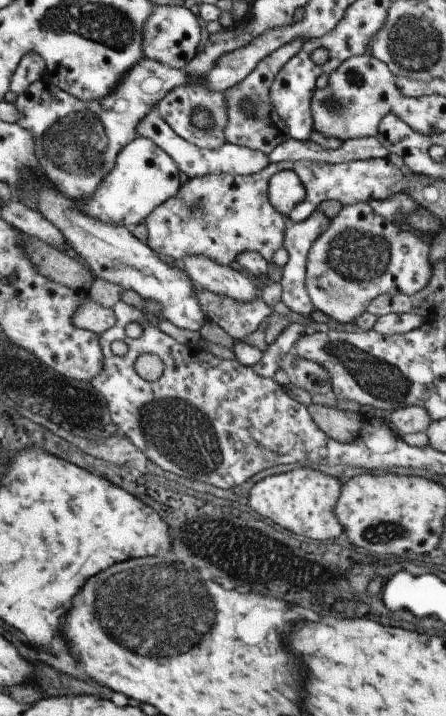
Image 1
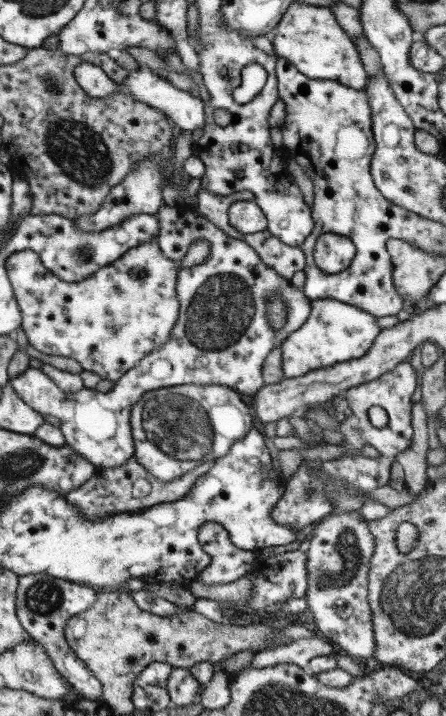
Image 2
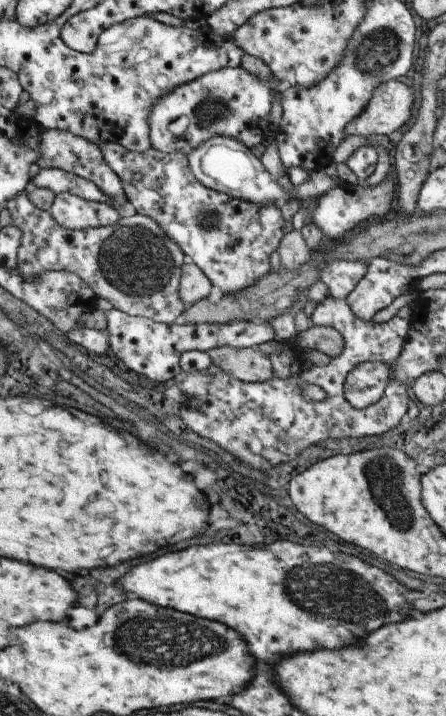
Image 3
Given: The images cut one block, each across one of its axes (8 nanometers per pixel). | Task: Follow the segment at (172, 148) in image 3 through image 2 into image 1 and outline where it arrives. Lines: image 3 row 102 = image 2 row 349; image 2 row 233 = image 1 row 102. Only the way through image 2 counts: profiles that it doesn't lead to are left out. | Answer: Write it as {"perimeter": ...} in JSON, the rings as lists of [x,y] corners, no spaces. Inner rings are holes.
{"perimeter":[[[181,86],[181,88],[173,88],[169,94],[165,94],[161,98],[161,102],[155,106],[159,110],[159,116],[163,118],[163,122],[167,122],[171,126],[171,130],[181,136],[183,140],[187,140],[191,146],[199,146],[201,150],[209,150],[209,148],[217,148],[219,144],[225,142],[225,136],[223,136],[223,128],[227,124],[227,106],[225,106],[225,94],[219,94],[219,92],[207,92],[203,86]],[[197,110],[205,110],[211,120],[213,120],[213,126],[211,128],[199,128],[195,126],[193,122],[193,114]]]}

